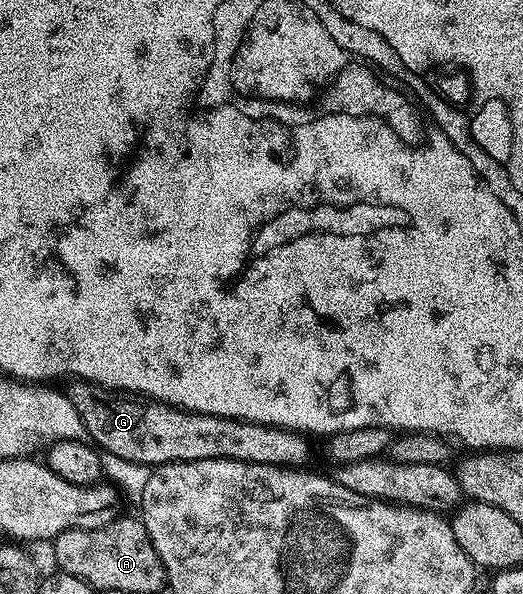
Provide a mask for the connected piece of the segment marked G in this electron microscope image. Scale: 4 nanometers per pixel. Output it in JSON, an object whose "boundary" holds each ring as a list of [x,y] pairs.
{"boundary":[[[73,380],[68,385],[70,386],[64,387],[63,392],[69,397],[71,404],[75,404],[75,412],[79,412],[79,420],[83,420],[86,435],[106,455],[109,453],[113,458],[122,458],[125,462],[134,462],[137,466],[152,468],[162,466],[168,462],[230,458],[231,460],[243,460],[251,464],[301,468],[306,465],[305,461],[309,458],[310,439],[300,430],[284,430],[282,426],[255,424],[238,418],[224,418],[223,416],[211,416],[210,414],[200,414],[190,410],[180,410],[179,407],[166,402],[146,398],[144,394],[110,390],[107,386],[96,386],[94,382]]]}

